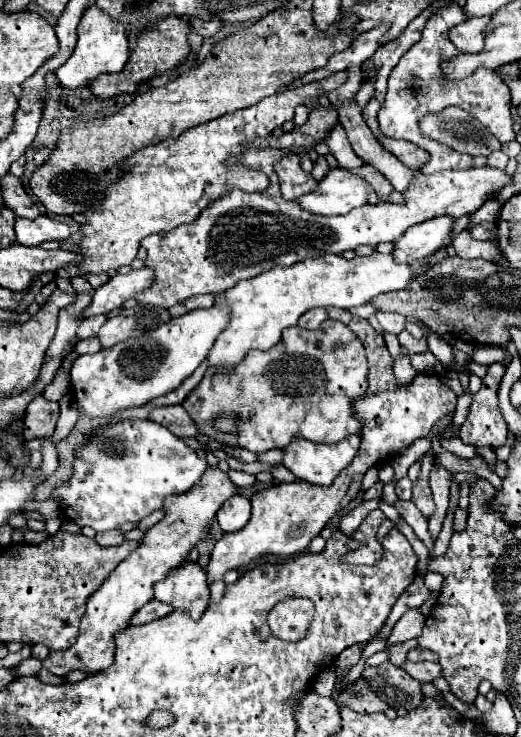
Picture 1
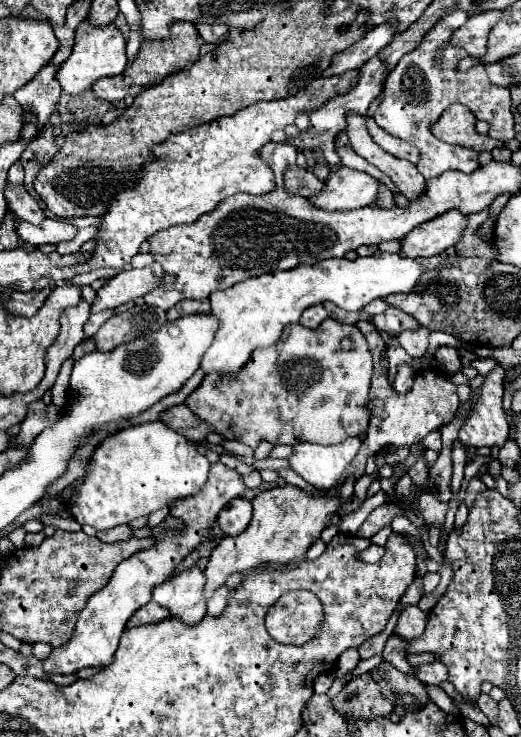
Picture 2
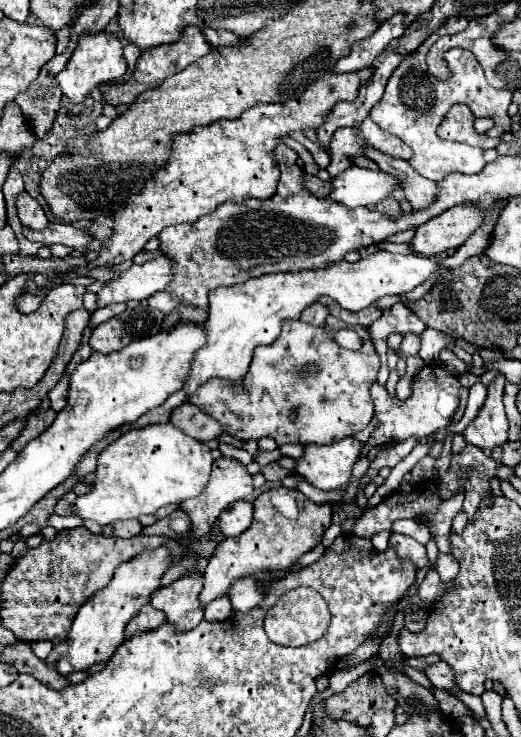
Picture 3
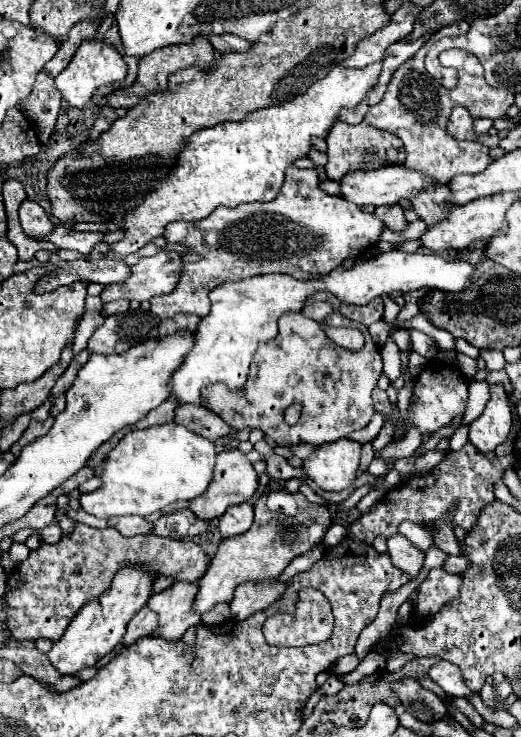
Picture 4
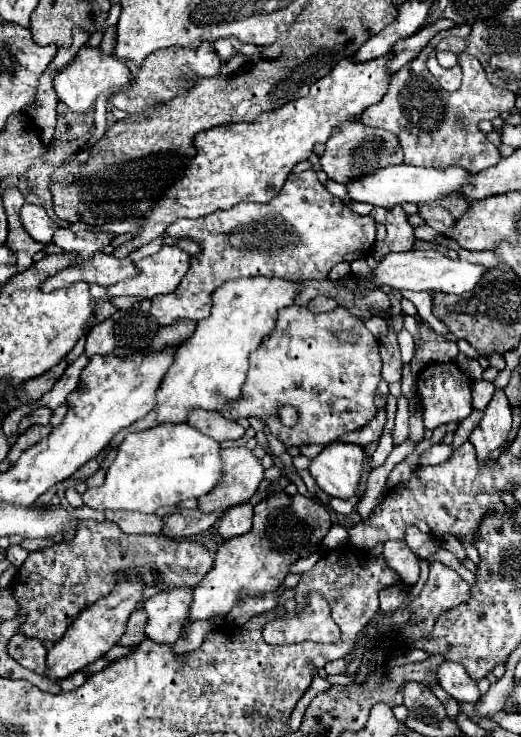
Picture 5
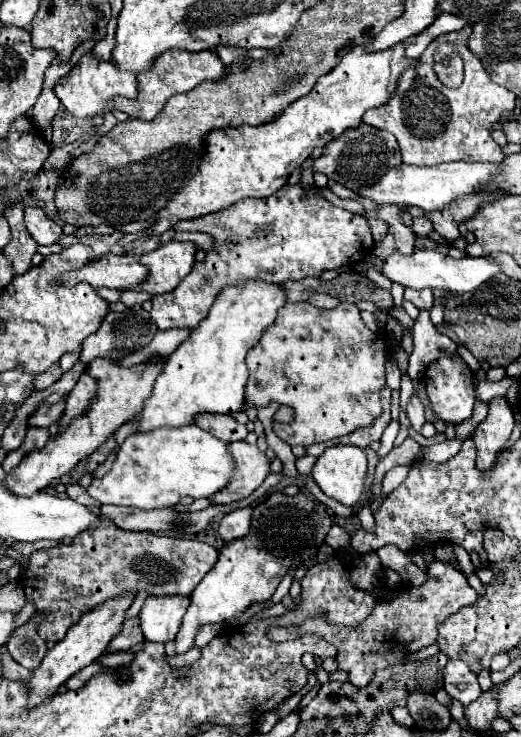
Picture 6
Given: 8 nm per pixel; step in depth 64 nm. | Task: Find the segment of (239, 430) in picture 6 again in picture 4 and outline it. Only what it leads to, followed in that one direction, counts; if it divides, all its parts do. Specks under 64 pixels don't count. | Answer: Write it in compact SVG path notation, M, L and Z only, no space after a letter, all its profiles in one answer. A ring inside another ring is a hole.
M180 404L176 408L174 422L212 442L228 438L232 434L232 428L220 416L198 404Z

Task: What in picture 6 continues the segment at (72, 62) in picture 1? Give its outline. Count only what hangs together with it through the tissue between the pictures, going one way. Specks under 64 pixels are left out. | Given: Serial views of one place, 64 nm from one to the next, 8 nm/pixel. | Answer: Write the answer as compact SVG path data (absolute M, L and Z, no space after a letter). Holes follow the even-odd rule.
M86 52L76 66L54 86L54 94L72 112L76 118L92 118L102 114L106 102L112 102L114 96L136 98L136 76L132 72L120 70L112 60L100 60L92 52Z

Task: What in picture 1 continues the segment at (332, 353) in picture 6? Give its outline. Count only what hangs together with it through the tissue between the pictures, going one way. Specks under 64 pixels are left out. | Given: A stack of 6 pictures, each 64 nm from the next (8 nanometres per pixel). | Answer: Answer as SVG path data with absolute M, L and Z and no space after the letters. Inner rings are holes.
M328 318L318 330L298 326L284 330L280 346L268 352L252 350L240 366L208 366L202 382L184 398L182 406L200 434L256 454L284 448L296 438L332 444L360 434L360 422L352 412L352 404L366 394L366 374L368 360L362 342L348 326ZM218 412L240 414L236 434L220 434L212 428L212 418Z

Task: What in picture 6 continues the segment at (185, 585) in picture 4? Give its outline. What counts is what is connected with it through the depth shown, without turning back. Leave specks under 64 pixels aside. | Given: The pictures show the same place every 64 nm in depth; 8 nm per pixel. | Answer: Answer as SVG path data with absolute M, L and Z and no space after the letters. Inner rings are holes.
M164 596L146 598L140 612L140 626L150 642L170 642L176 638L180 622L190 606L188 596Z

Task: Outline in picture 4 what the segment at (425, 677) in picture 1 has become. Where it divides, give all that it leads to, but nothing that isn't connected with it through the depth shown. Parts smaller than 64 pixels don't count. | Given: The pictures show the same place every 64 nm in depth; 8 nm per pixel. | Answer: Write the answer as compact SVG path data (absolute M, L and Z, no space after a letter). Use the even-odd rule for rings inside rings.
M446 660L436 662L436 664L430 668L428 676L430 676L446 694L450 694L450 696L464 696L464 698L466 698L466 696L472 694L472 692L464 686L464 680L460 678L460 668L454 666L454 664L450 664L450 662L446 662Z

